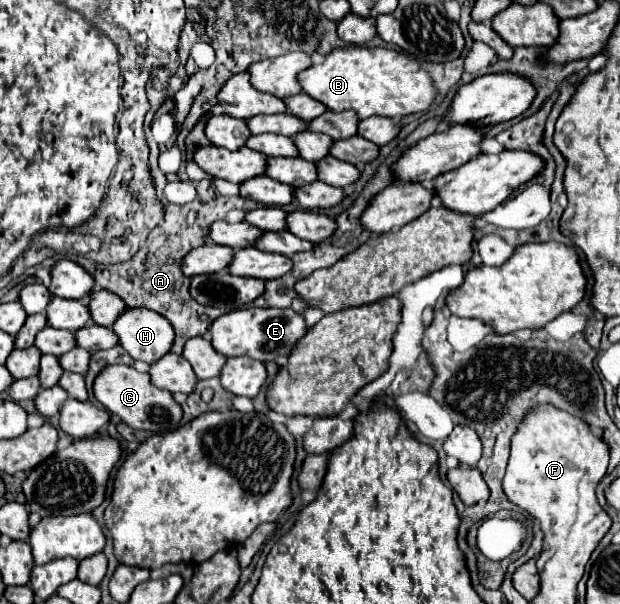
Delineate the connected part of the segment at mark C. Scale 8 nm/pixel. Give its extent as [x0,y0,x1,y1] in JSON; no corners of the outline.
[94,366,182,432]

